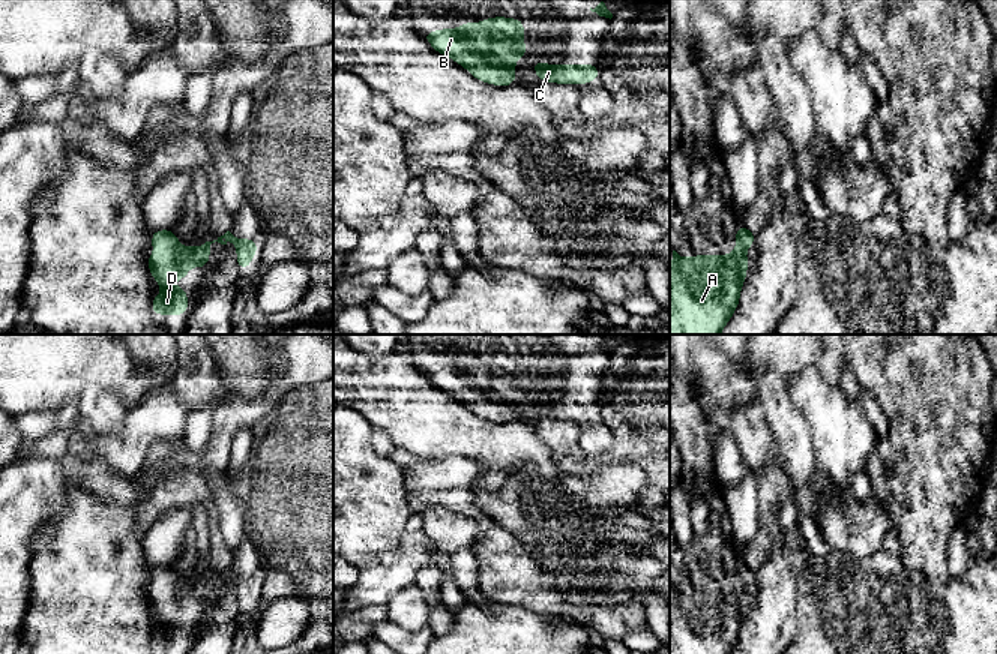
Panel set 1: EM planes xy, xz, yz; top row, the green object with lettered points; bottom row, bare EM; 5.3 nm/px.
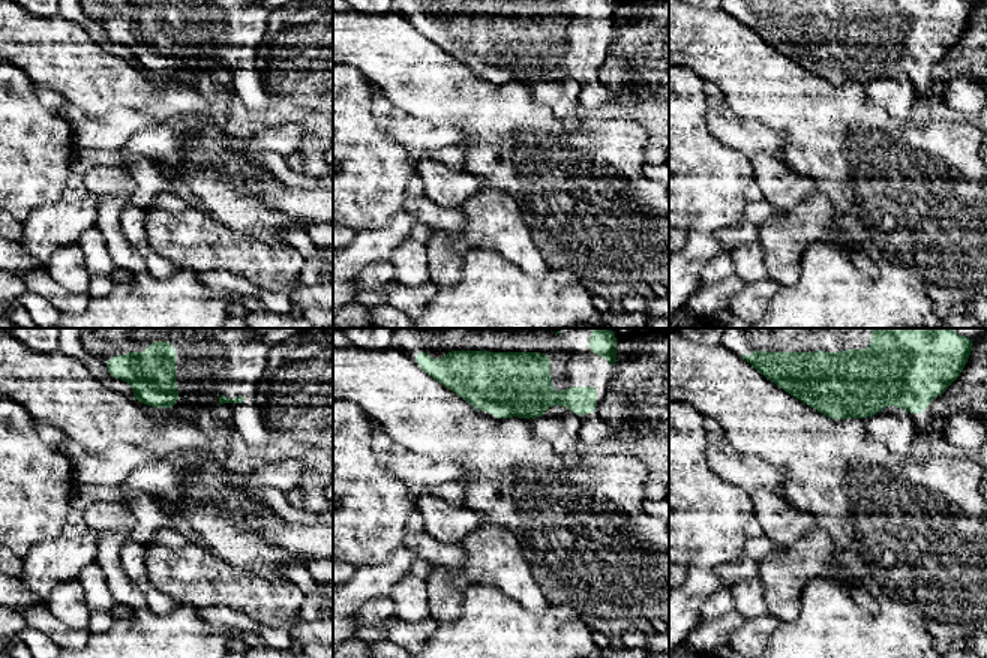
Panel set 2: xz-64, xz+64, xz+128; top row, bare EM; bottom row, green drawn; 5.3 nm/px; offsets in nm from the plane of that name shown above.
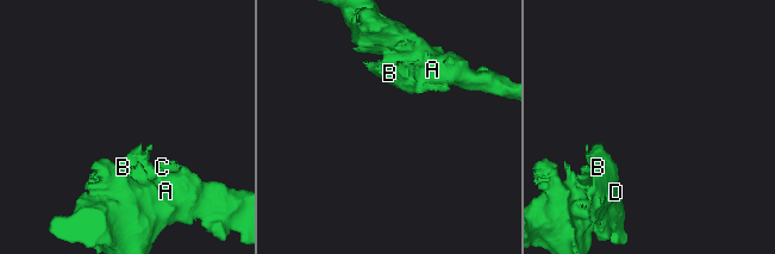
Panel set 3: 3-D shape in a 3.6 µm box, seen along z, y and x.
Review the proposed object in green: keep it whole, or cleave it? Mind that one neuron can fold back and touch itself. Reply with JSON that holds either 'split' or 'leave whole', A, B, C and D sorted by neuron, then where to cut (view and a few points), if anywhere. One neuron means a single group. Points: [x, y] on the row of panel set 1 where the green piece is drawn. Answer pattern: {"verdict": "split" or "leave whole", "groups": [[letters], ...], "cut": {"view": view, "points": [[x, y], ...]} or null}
{"verdict": "leave whole", "groups": [["A", "B", "C", "D"]], "cut": null}

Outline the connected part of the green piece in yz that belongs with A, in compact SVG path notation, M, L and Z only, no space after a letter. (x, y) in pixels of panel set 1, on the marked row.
M739 225L733 254L683 258L673 250L673 264L670 266L670 334L722 333L722 328L737 309L748 272L746 248L755 244L754 238L754 231Z

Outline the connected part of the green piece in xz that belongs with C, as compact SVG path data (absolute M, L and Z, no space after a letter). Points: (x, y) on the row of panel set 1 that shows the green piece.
M535 60L533 70L538 78L544 82L554 82L554 84L584 84L593 82L596 78L601 76L596 63L593 64L547 64L542 62Z

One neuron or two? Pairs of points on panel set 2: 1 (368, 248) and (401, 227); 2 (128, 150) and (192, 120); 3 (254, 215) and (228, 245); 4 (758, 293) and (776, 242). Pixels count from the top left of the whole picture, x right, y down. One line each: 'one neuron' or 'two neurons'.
1: one neuron
2: one neuron
3: two neurons
4: two neurons

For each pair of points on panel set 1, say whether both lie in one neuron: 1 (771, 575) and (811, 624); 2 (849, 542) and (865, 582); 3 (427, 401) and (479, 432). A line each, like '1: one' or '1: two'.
1: two
2: two
3: one

